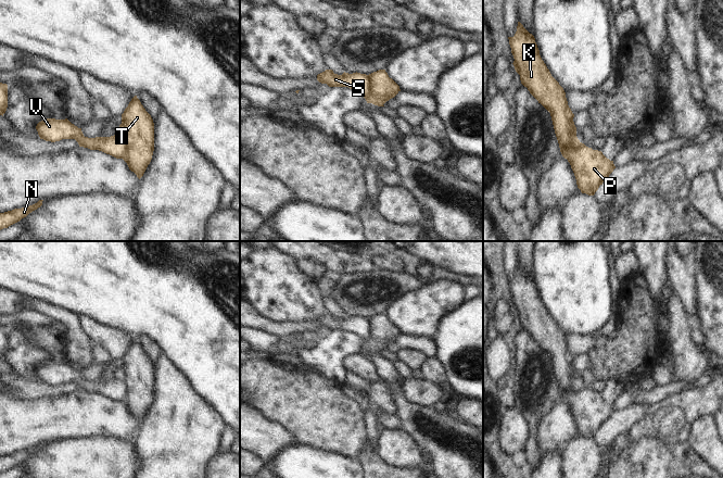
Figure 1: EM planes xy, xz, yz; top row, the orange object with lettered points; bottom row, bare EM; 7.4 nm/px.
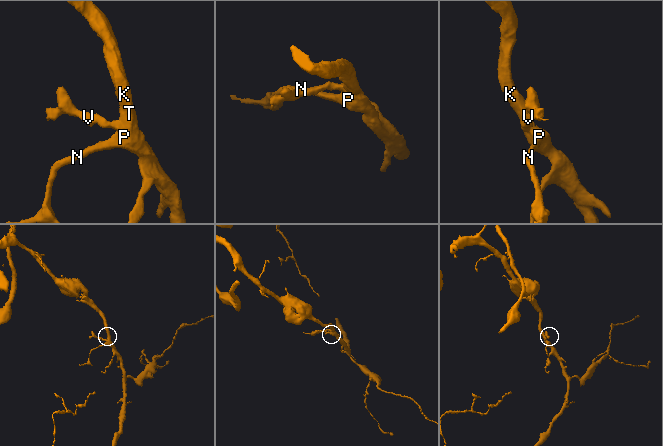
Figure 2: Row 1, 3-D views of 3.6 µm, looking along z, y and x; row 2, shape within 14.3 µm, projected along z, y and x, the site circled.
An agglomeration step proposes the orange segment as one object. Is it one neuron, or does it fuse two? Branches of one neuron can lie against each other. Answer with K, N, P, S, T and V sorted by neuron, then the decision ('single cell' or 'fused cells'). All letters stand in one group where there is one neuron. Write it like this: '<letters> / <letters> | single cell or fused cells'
K N P T / S V | fused cells

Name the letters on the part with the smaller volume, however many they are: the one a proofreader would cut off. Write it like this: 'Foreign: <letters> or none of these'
Foreign: S, V

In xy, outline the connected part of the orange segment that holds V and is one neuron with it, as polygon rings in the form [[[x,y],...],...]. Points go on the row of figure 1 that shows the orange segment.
[[[47,118],[37,124],[36,129],[40,139],[46,141],[60,141],[62,139],[75,139],[79,147],[90,150],[99,150],[116,159],[123,159],[126,152],[126,141],[120,134],[111,137],[85,137],[81,128],[72,124],[67,118]]]

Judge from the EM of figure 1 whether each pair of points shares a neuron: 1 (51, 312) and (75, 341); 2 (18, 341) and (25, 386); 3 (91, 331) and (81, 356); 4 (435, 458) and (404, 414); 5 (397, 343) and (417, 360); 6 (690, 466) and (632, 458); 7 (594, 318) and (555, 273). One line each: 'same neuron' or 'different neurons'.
1: same neuron
2: different neurons
3: different neurons
4: same neuron
5: different neurons
6: same neuron
7: same neuron

